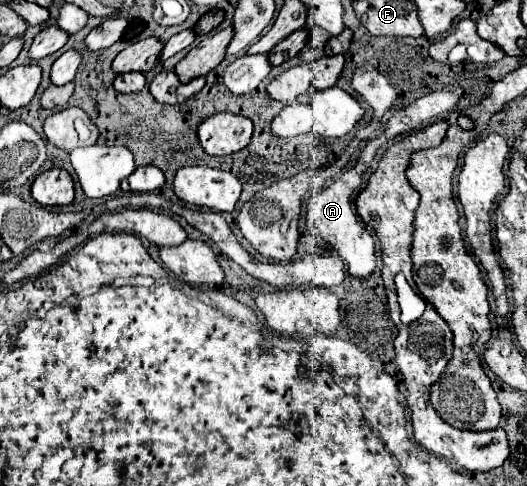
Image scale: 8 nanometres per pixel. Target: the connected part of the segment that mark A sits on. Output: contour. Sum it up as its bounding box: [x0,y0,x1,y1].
[307,133,401,278]

